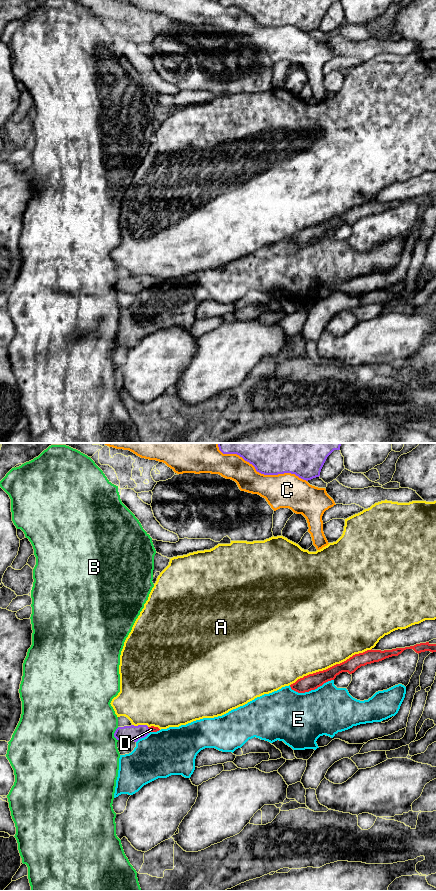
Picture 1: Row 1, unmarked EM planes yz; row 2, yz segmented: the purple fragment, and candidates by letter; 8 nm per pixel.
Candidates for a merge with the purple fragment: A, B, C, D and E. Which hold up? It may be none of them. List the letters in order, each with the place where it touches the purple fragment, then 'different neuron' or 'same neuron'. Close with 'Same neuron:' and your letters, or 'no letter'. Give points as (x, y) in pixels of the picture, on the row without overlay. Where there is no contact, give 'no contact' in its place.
A: yz (140, 277) | different neuron
B: yz (114, 286) | different neuron
C: yz (262, 25) | different neuron
D: yz (148, 282) | same neuron
E: yz (142, 289) | different neuron
Same neuron: D

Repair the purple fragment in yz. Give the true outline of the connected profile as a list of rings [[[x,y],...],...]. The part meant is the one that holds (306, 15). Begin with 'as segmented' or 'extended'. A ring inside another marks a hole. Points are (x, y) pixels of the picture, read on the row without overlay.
as segmented | [[[219,0],[237,6],[264,27],[295,26],[303,32],[319,29],[327,9],[340,0]]]

